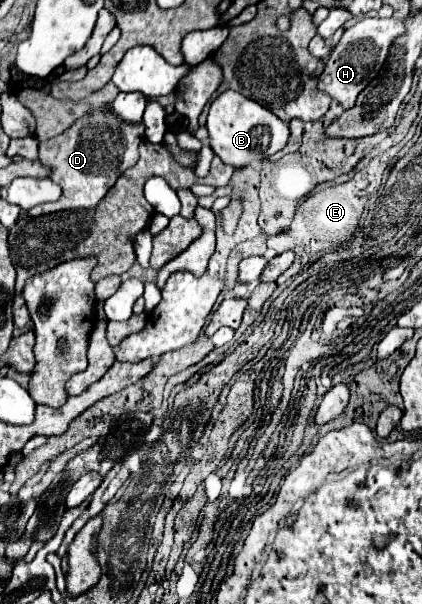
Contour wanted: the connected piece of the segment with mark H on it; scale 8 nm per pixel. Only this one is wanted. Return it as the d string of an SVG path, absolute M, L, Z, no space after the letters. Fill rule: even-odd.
M363 18L355 26L347 28L339 40L339 44L333 48L331 56L325 62L325 70L319 78L319 88L327 92L331 98L335 98L343 108L351 108L359 96L359 92L369 84L371 70L379 72L385 64L389 46L395 36L403 34L403 22L397 18Z

